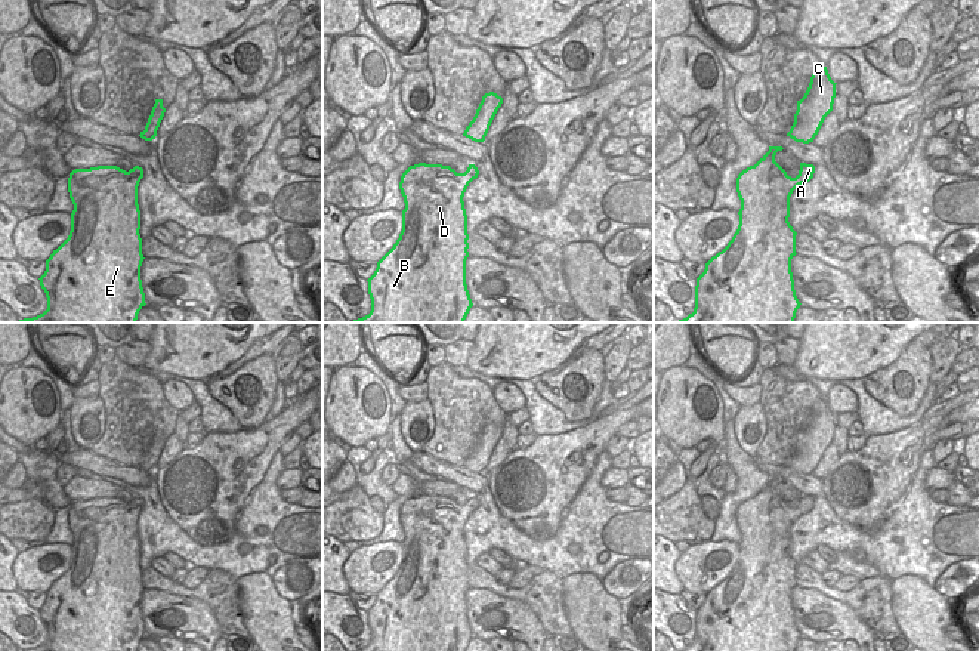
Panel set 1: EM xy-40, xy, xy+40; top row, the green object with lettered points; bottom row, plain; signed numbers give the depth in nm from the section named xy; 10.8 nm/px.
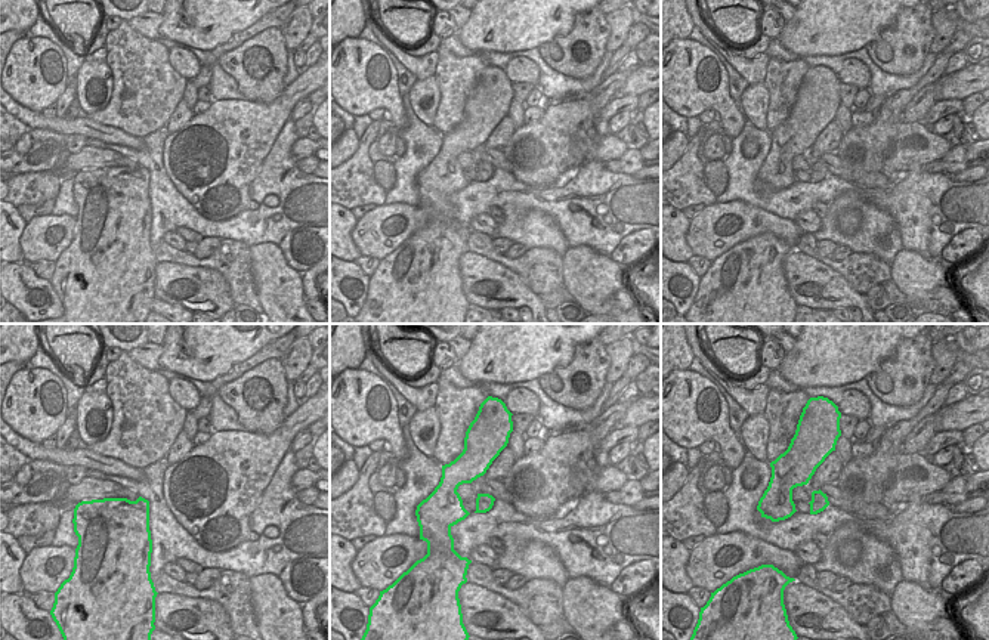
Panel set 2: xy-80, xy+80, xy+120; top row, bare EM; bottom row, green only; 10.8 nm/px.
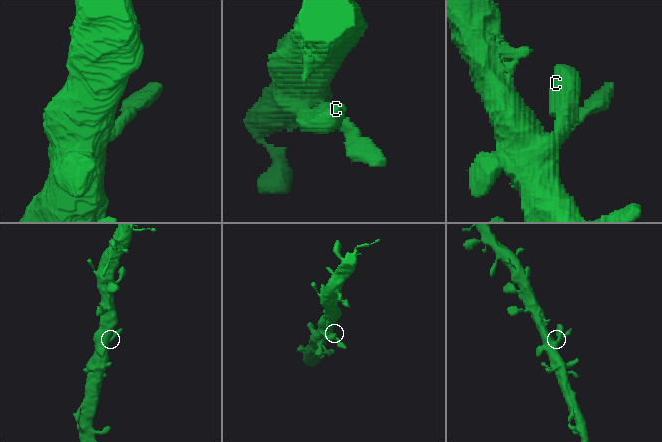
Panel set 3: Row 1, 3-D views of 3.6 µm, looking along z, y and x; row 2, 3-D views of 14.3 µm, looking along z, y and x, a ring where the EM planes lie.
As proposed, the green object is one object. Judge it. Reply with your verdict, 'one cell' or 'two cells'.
one cell

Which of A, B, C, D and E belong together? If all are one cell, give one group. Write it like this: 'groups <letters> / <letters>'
groups A B C D E

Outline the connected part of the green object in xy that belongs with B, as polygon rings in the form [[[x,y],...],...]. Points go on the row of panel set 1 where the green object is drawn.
[[[426,163],[402,173],[402,231],[367,280],[370,314],[350,323],[464,323],[473,303],[466,284],[469,234],[463,197],[478,175],[475,164],[457,173],[450,166]]]

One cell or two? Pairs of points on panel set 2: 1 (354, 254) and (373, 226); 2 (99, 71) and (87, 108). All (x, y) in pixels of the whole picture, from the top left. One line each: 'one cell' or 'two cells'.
1: two cells
2: one cell

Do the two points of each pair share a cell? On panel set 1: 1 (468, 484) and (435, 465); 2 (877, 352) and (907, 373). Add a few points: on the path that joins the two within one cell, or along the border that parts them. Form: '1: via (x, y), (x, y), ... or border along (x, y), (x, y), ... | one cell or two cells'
1: via (460, 477), (442, 471) | one cell
2: border along (914, 338), (892, 363), (862, 379) | two cells

